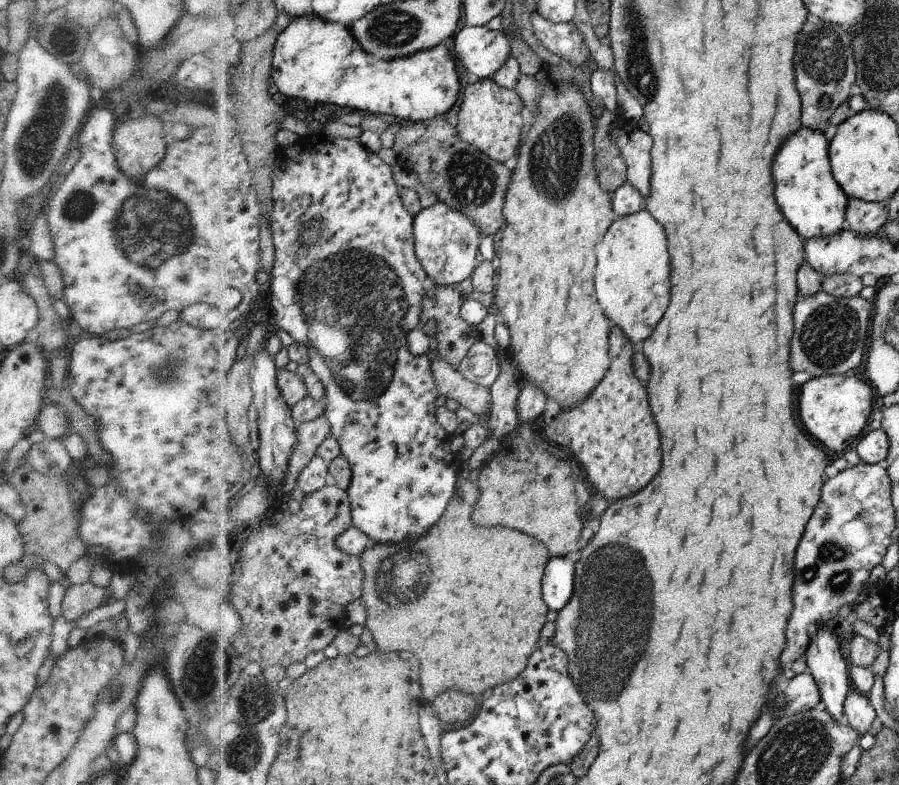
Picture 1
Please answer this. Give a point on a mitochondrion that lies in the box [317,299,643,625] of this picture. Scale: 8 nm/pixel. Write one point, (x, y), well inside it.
(399, 567)

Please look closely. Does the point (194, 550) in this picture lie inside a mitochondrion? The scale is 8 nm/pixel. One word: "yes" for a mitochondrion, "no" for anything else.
no

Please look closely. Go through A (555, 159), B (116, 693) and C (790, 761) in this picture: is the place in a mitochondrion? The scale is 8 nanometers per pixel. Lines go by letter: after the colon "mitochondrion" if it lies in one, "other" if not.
A: mitochondrion
B: mitochondrion
C: mitochondrion

